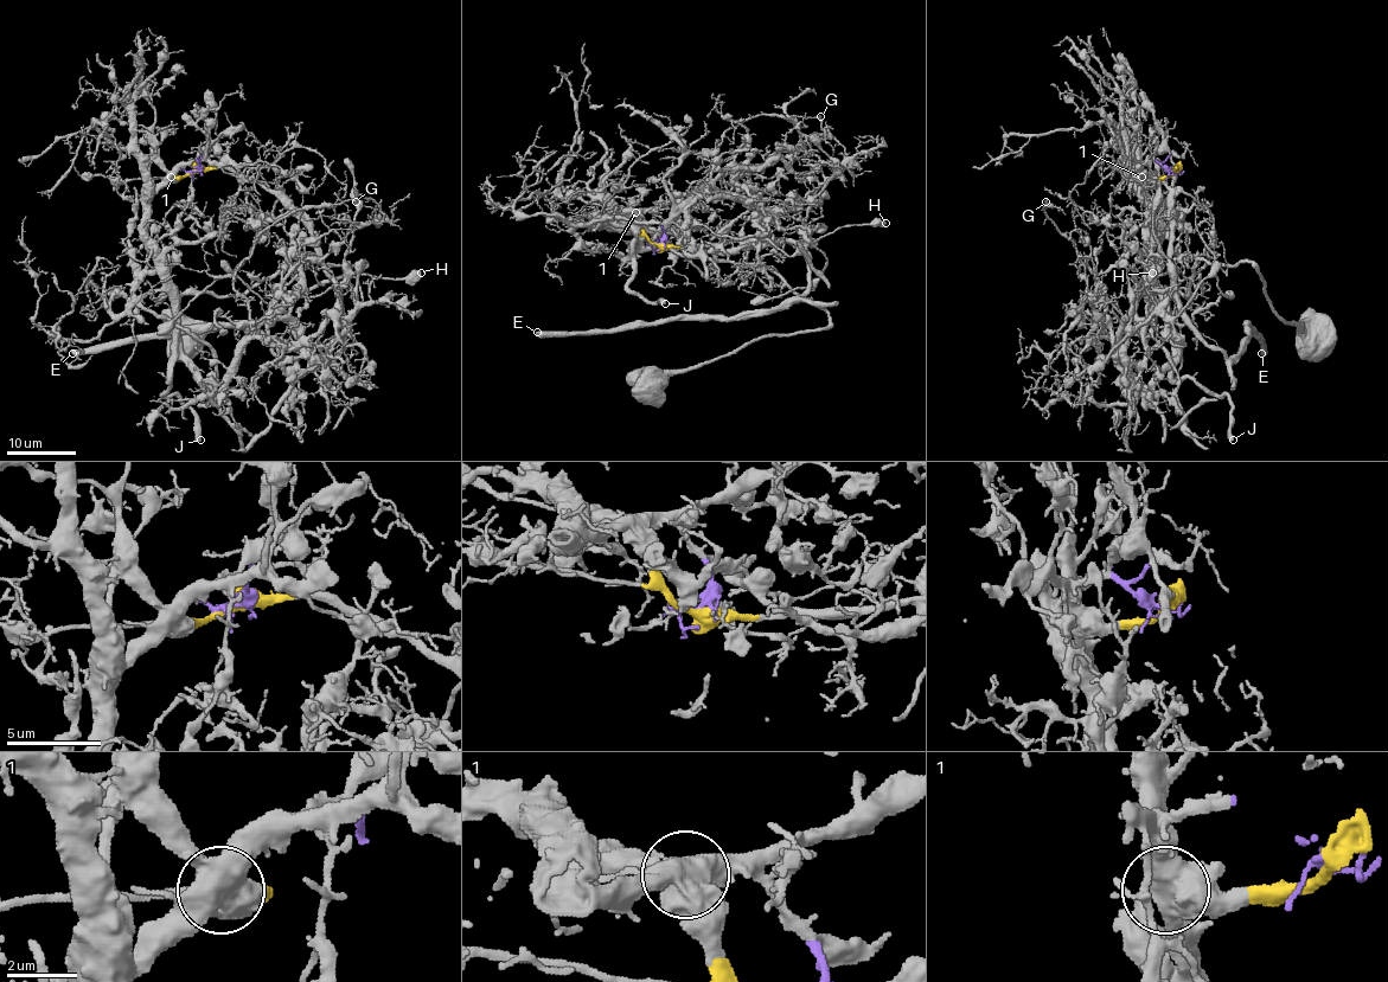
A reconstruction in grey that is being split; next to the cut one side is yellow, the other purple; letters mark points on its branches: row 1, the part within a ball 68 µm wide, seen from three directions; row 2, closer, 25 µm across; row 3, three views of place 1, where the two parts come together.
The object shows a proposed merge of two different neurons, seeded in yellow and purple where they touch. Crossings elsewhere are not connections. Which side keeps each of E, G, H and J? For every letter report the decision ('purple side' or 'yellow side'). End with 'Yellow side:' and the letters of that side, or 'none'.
E: yellow side
G: purple side
H: yellow side
J: purple side
Yellow side: E, H

